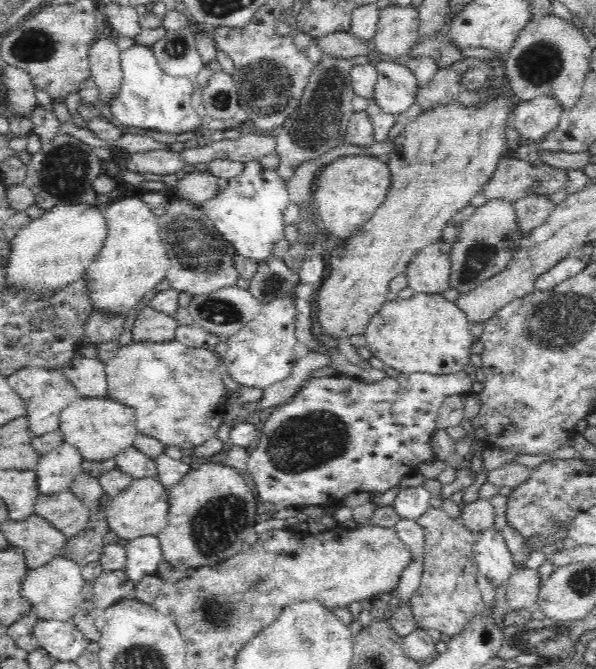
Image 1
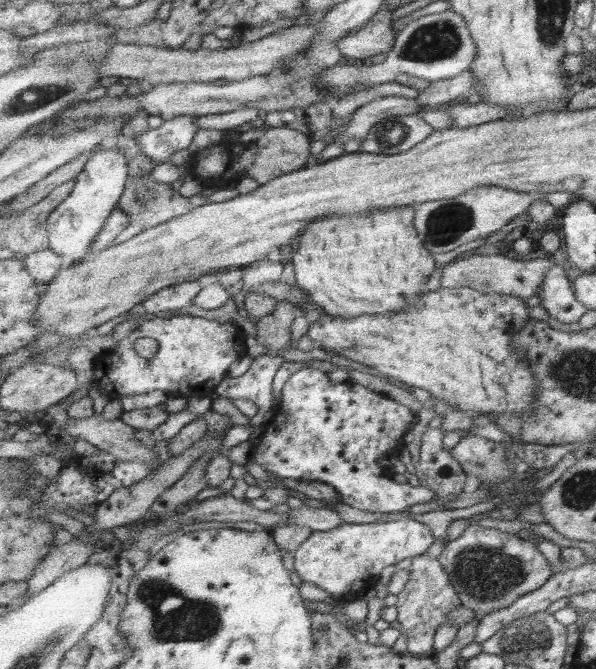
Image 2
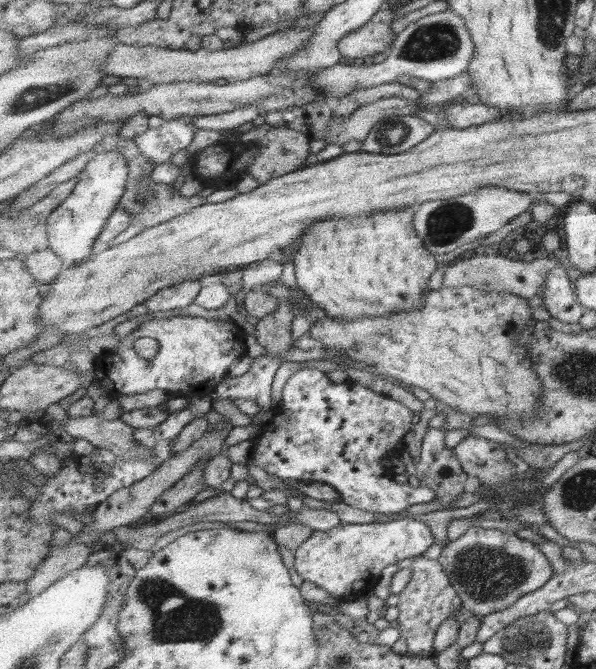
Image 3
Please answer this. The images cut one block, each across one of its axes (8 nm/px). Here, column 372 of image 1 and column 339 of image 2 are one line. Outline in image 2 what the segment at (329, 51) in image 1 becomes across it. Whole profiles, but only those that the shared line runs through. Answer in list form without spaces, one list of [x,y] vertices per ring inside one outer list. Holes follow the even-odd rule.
[[[382,9],[364,28],[353,31],[339,42],[338,48],[348,62],[368,61],[371,56],[389,53],[396,34],[391,28],[393,11]]]

